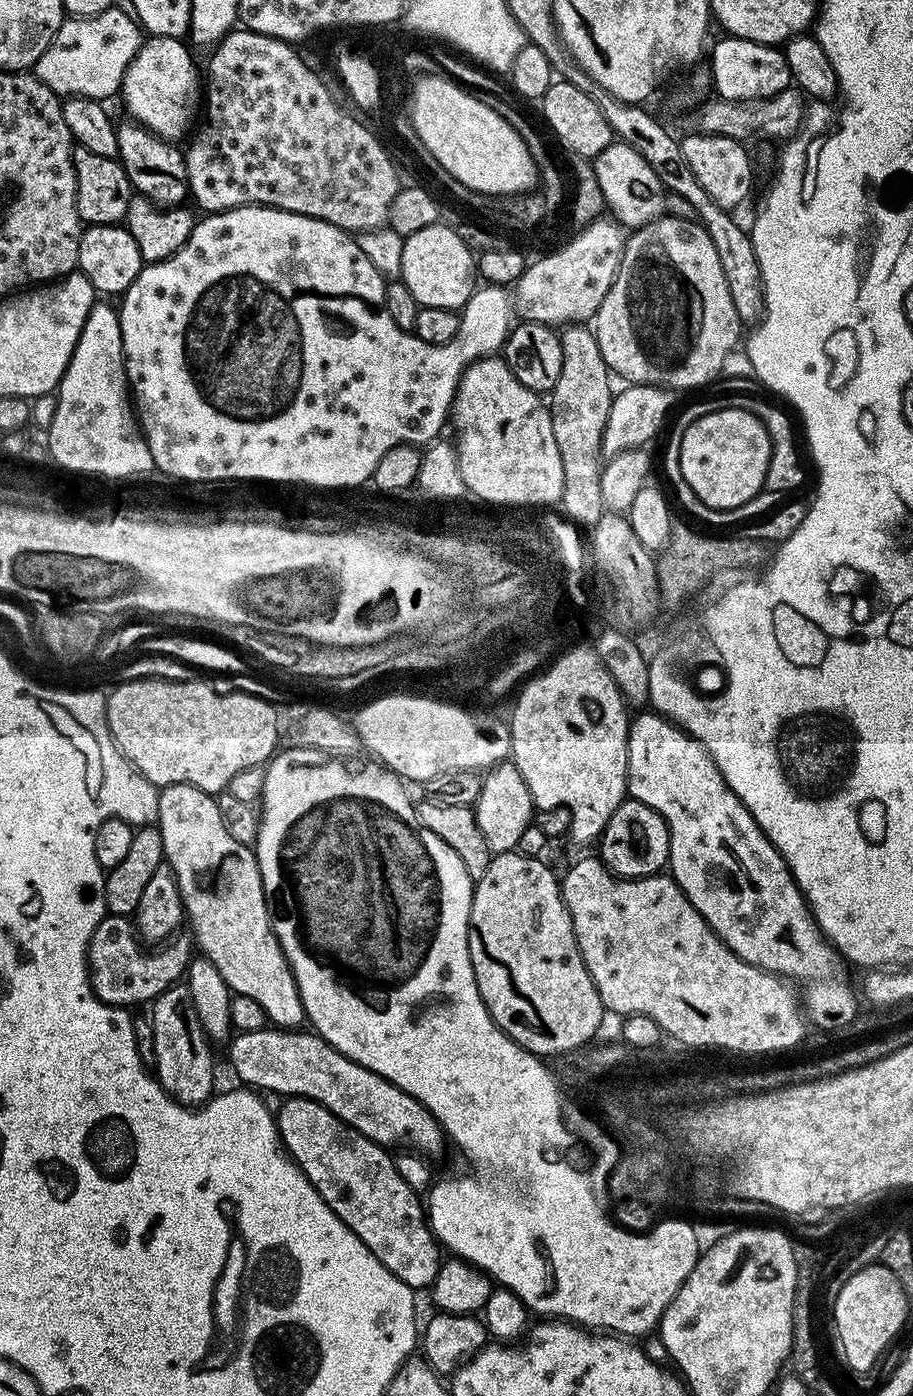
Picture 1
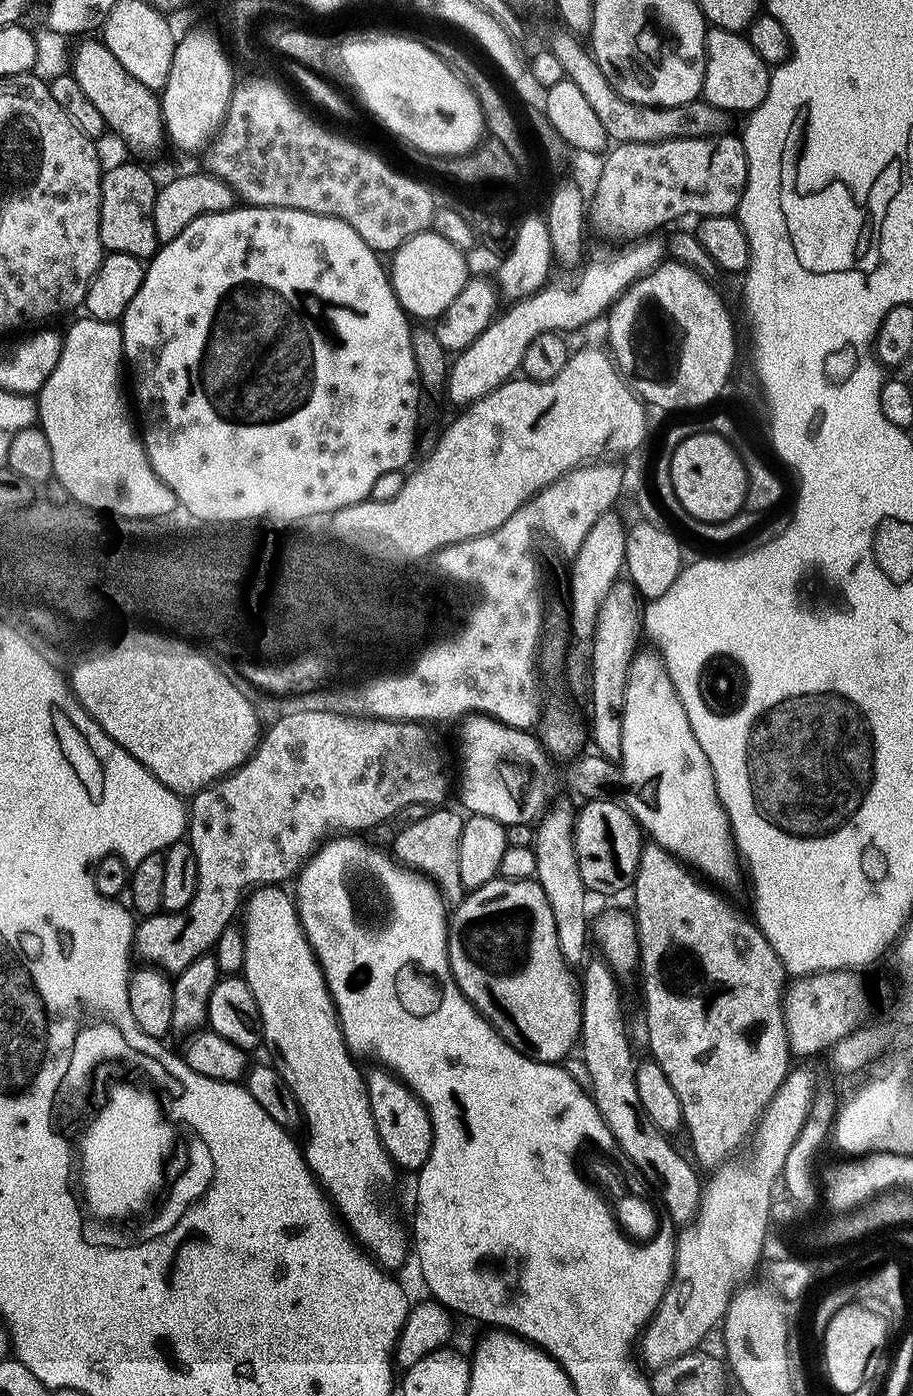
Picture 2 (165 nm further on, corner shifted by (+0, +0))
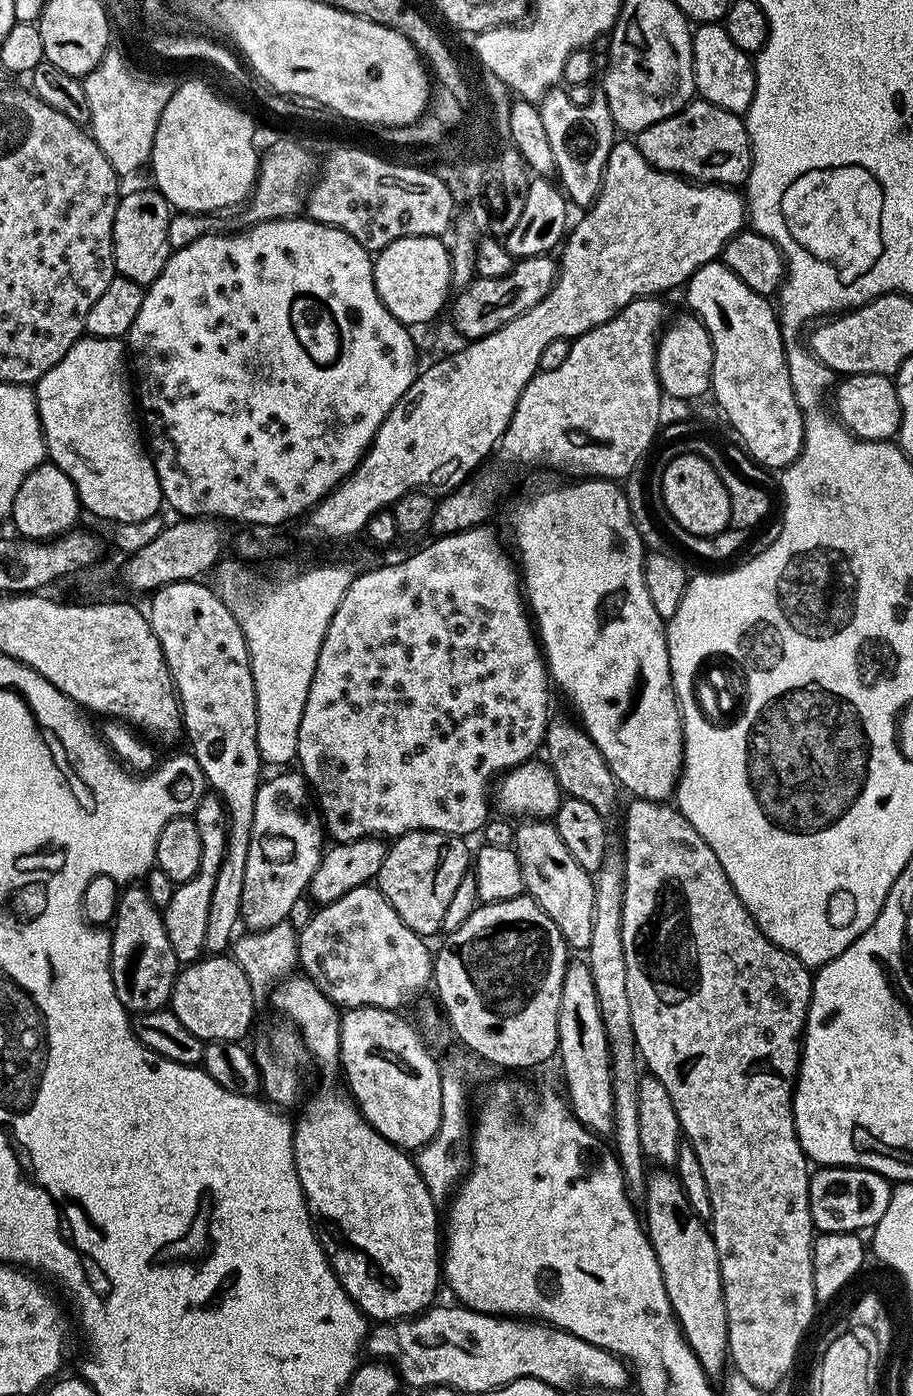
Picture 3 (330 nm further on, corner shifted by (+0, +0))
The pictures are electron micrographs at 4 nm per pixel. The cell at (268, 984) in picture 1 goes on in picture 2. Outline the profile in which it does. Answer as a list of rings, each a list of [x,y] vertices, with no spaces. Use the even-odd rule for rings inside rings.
[[[261,886],[247,897],[246,903],[242,908],[242,916],[244,912],[244,924],[242,923],[242,935],[244,938],[244,967],[242,975],[244,981],[250,986],[250,990],[254,994],[254,1002],[258,1002],[258,1010],[262,1018],[262,1026],[264,1027],[264,1040],[272,1043],[272,1056],[274,1067],[280,1076],[286,1082],[286,1086],[294,1094],[297,1104],[300,1105],[300,1115],[302,1117],[303,1127],[308,1127],[308,1141],[303,1141],[302,1151],[304,1153],[304,1161],[308,1163],[308,1168],[316,1178],[316,1183],[324,1189],[329,1200],[332,1201],[333,1209],[338,1213],[339,1219],[346,1225],[347,1231],[353,1240],[364,1249],[367,1255],[371,1256],[381,1268],[385,1270],[396,1270],[404,1259],[410,1256],[410,1236],[400,1225],[400,1220],[380,1201],[380,1195],[391,1186],[396,1180],[398,1169],[393,1164],[392,1159],[388,1156],[388,1151],[382,1146],[380,1135],[376,1129],[374,1122],[374,1114],[370,1110],[370,1102],[368,1101],[368,1085],[366,1076],[363,1071],[356,1069],[357,1061],[354,1059],[353,1053],[348,1051],[348,1043],[344,1041],[344,1035],[340,1029],[340,1020],[336,1017],[336,1007],[332,1001],[330,990],[324,981],[324,972],[320,969],[320,963],[316,961],[316,955],[312,953],[312,947],[308,945],[308,940],[304,937],[304,928],[300,924],[300,916],[296,913],[296,901],[291,895],[288,896],[283,892],[280,886]]]

